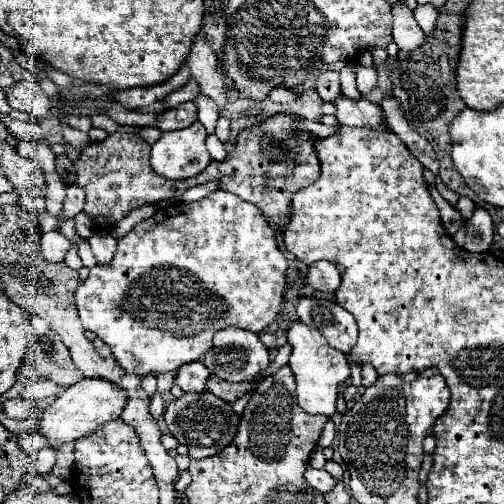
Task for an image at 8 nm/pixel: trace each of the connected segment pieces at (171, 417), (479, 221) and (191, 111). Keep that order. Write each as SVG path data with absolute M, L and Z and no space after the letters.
M204 393L204 397L192 397L192 395L182 395L180 399L174 399L164 413L164 421L170 429L170 433L184 443L190 451L190 459L204 459L208 455L218 453L222 447L230 445L230 441L236 435L236 427L240 417L232 413L230 403L214 397L212 393Z
M476 205L472 217L466 221L464 249L470 251L470 253L484 253L484 251L488 251L492 241L494 241L492 217L484 207Z
M188 101L188 103L182 103L174 109L168 109L164 111L162 115L158 115L158 121L156 121L156 127L160 127L162 131L172 131L172 129L182 129L182 127L188 127L197 120L197 108L194 101Z

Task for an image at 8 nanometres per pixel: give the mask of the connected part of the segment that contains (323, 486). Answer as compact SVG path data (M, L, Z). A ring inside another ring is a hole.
M308 467L306 473L304 473L304 477L306 477L308 485L314 487L316 491L320 491L322 495L330 493L330 491L334 489L334 485L336 485L334 477L332 477L328 471L318 471L318 469L314 469L314 467Z

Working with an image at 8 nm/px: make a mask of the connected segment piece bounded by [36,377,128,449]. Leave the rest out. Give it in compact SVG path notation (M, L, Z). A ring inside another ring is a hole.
M82 377L76 385L66 387L58 395L58 399L42 411L36 433L46 435L48 445L56 449L58 445L62 445L66 441L80 439L84 435L96 431L100 425L104 425L112 419L118 419L126 403L128 403L128 395L126 395L126 389L122 389L120 385L114 385L112 381L106 381L102 377Z

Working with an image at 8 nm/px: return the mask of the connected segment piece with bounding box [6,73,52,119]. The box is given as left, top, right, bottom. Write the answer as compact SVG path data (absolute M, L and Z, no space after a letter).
M32 73L28 80L18 81L16 85L12 85L6 91L8 103L12 109L24 109L38 119L48 119L52 115L52 105L34 77Z

